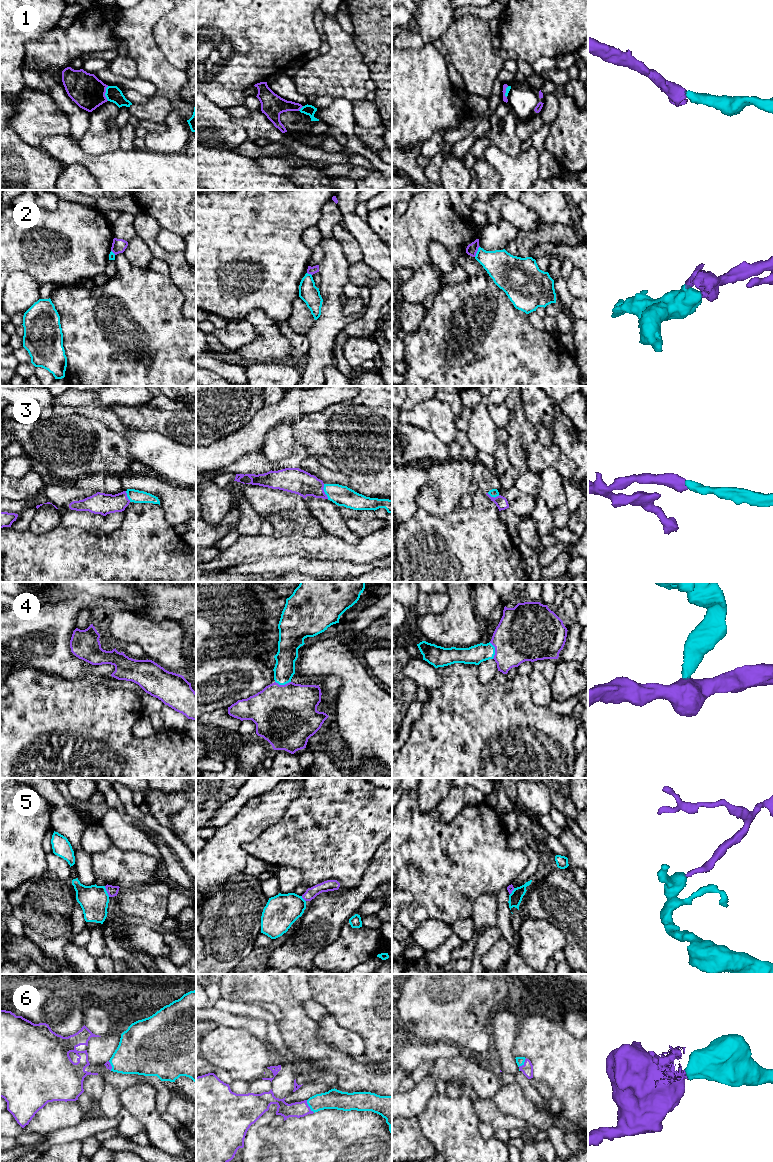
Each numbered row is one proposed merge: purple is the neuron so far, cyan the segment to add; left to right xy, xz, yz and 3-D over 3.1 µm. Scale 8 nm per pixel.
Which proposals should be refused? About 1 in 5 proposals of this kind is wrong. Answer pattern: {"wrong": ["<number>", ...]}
{"wrong": ["2", "5"]}

